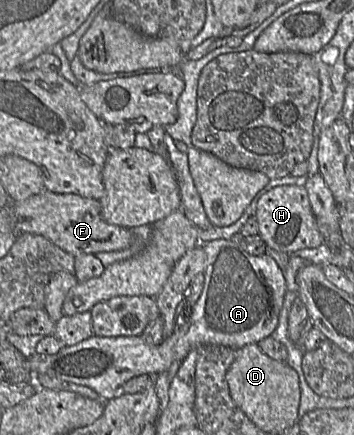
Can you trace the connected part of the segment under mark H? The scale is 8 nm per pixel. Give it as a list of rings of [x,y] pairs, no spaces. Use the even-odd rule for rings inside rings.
[[[281,185],[269,190],[259,198],[254,217],[258,222],[258,235],[268,248],[290,254],[324,243],[304,185]]]

